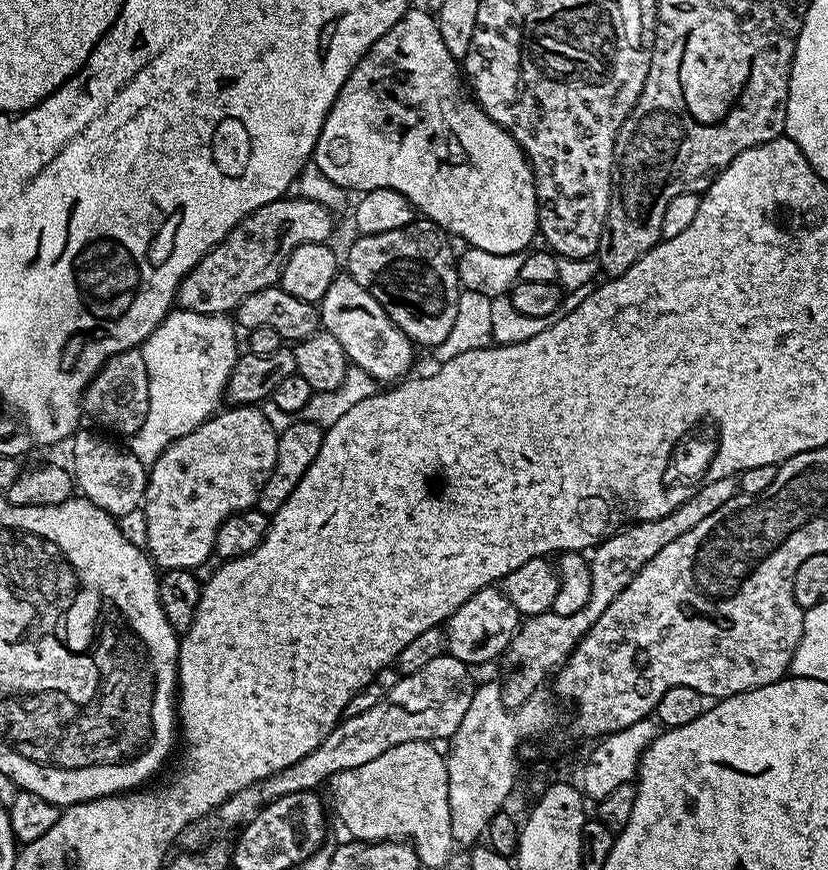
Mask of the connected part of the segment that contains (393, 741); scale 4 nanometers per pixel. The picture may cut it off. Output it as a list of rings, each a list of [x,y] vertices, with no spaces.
[[[445,654],[434,658],[434,662],[422,666],[422,670],[418,670],[414,674],[401,675],[397,679],[396,685],[379,702],[370,706],[370,710],[362,710],[362,714],[344,716],[336,728],[330,730],[330,734],[326,734],[326,738],[322,738],[319,746],[310,754],[306,754],[306,758],[294,762],[294,766],[286,766],[286,770],[276,772],[273,776],[259,780],[256,784],[246,786],[246,790],[238,790],[238,794],[234,794],[226,802],[218,805],[211,816],[197,820],[191,828],[184,832],[182,844],[185,845],[183,847],[188,850],[199,850],[213,838],[224,834],[220,832],[226,831],[227,828],[239,829],[241,825],[256,815],[261,806],[271,804],[272,801],[282,798],[286,794],[319,789],[319,784],[325,783],[324,785],[327,785],[342,770],[354,770],[354,766],[363,766],[364,763],[378,758],[378,754],[386,754],[386,750],[390,750],[394,746],[402,746],[402,742],[414,742],[415,740],[447,741],[454,734],[454,730],[458,730],[458,726],[462,726],[462,717],[465,716],[466,710],[470,706],[470,698],[474,698],[476,693],[478,684],[477,681],[472,681],[472,672],[473,669],[469,665],[463,664],[458,658]]]

